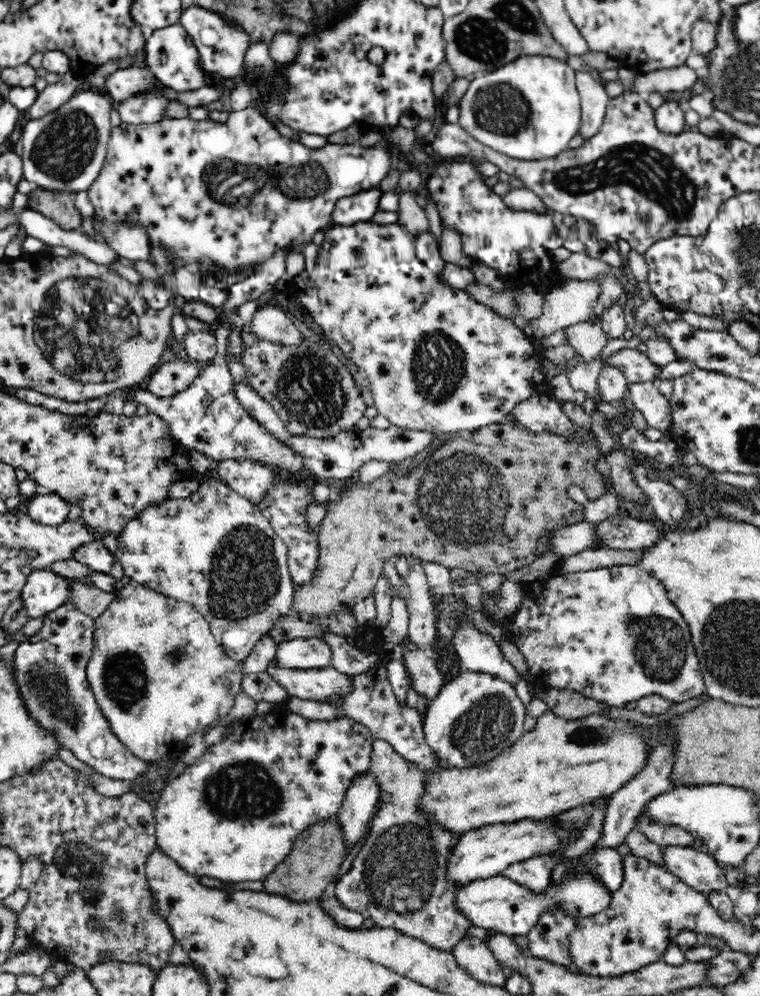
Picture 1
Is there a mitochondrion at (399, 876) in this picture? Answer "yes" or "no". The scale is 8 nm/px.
yes

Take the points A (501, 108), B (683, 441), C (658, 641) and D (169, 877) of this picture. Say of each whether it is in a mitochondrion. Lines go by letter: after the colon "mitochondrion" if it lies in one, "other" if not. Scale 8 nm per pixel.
A: mitochondrion
B: other
C: mitochondrion
D: other

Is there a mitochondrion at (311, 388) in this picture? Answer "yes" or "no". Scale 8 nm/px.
yes

